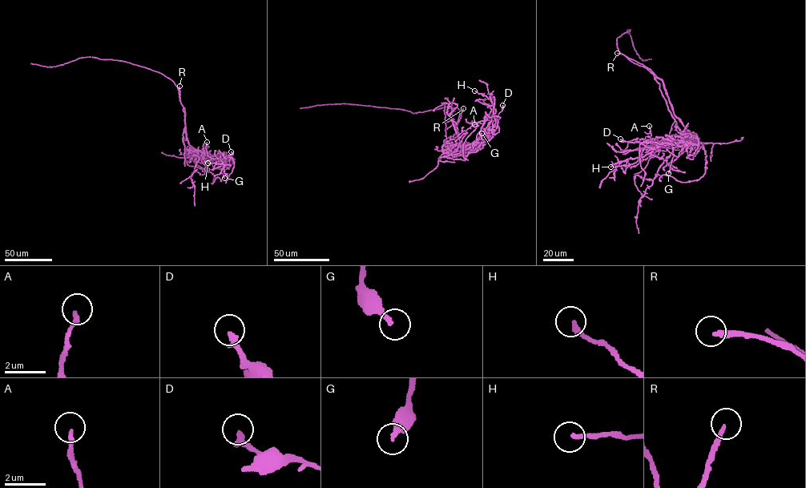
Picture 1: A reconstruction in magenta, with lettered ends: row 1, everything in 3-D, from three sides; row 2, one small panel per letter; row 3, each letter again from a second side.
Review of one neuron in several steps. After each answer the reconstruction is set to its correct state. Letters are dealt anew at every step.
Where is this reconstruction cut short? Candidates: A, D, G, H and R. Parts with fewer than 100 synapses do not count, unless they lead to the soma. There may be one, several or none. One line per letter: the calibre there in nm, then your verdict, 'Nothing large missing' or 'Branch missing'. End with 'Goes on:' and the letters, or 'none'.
A: Thickness 160 nm. Nothing large missing
D: Thickness 280 nm. Nothing large missing
G: Thickness 220 nm. Nothing large missing
H: Thickness 220 nm. Nothing large missing
R: Thickness 240 nm. Branch missing
Goes on: R

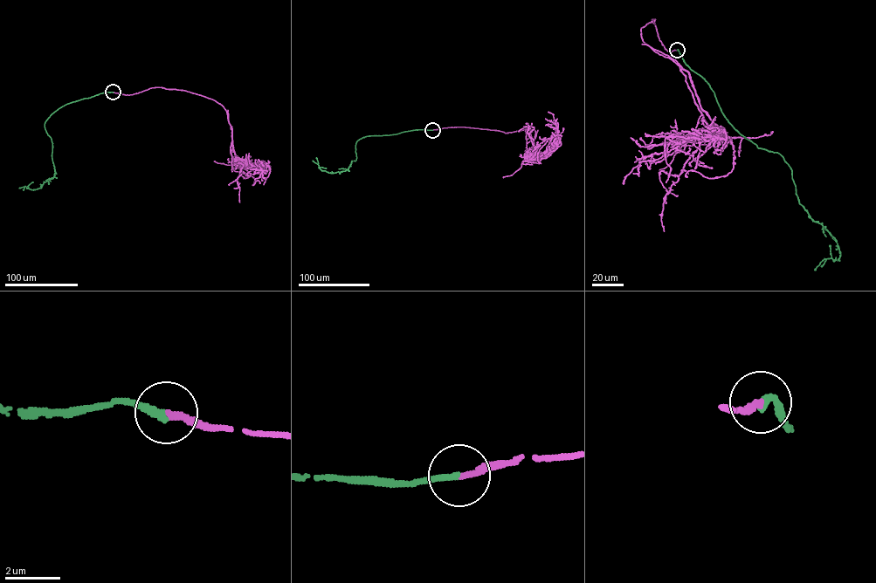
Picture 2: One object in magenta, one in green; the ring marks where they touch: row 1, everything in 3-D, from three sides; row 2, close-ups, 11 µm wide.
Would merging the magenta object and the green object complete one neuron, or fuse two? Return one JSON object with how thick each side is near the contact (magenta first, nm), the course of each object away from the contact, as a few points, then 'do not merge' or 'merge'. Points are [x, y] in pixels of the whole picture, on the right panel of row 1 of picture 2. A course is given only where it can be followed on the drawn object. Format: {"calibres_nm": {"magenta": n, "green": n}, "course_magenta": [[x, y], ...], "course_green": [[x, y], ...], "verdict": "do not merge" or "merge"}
{"calibres_nm": {"magenta": 190, "green": 240}, "course_magenta": [[677, 50], [655, 19], [641, 28], [688, 72], [713, 123], [665, 138], [665, 182]], "course_green": [[677, 50], [709, 85], [733, 127], [782, 157], [799, 202], [836, 241], [839, 261], [824, 258], [814, 270]], "verdict": "merge"}

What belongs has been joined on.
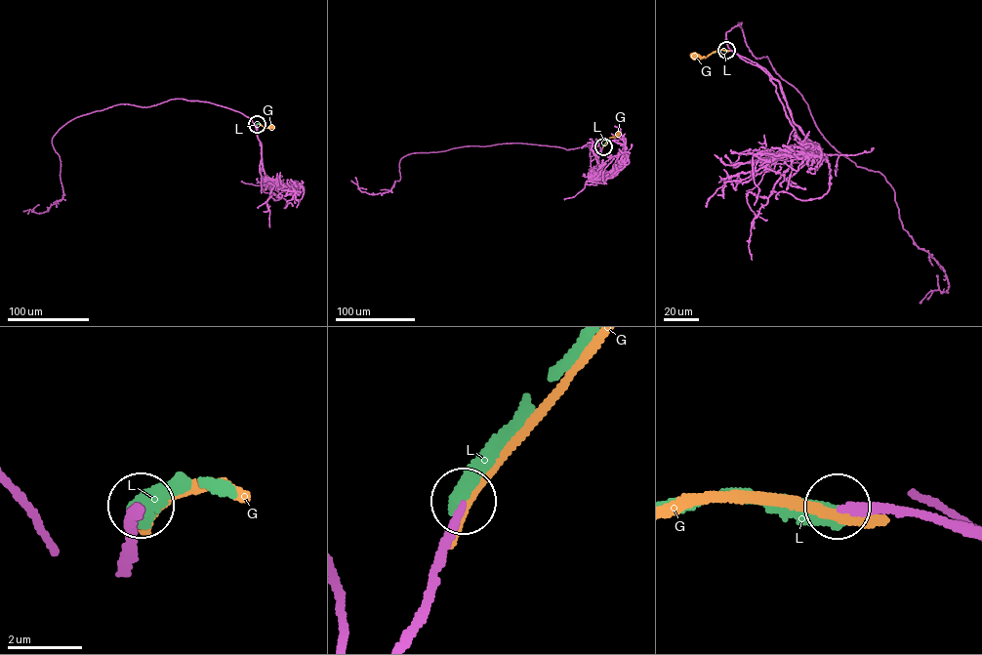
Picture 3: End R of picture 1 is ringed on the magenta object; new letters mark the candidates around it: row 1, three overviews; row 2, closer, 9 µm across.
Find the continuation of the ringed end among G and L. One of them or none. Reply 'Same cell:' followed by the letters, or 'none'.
Same cell: none

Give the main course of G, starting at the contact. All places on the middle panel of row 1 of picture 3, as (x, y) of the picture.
G: (602, 146), (609, 138), (619, 133)

